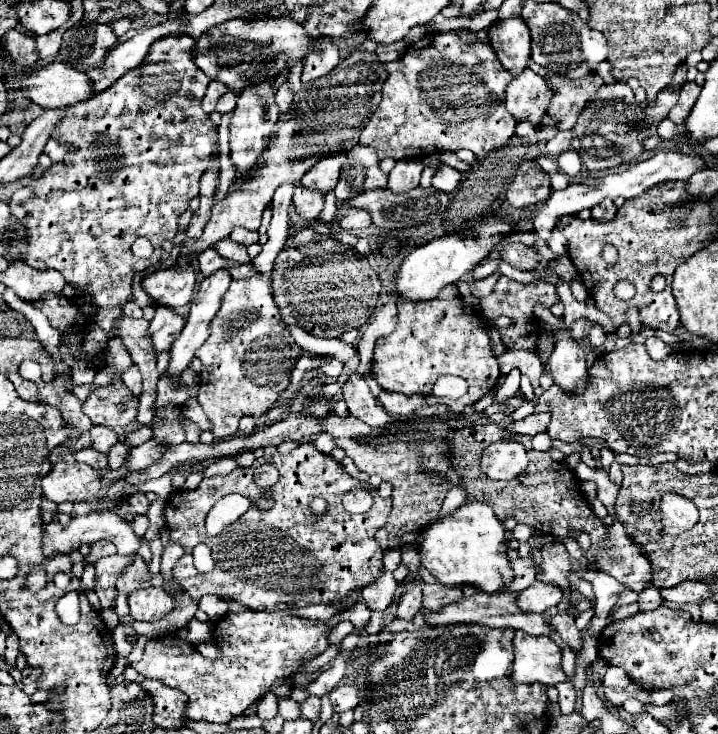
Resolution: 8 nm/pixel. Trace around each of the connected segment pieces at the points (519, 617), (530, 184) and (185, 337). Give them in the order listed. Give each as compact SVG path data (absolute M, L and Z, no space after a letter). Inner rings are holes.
M477 592L469 598L461 598L457 602L451 602L439 610L427 610L423 608L423 616L425 622L429 626L449 626L449 624L457 624L457 622L479 622L491 628L515 628L515 630L523 630L527 634L541 634L541 636L551 636L551 626L543 620L541 614L525 614L517 608L515 604L515 596L517 594L495 594L495 596L487 596L485 592Z
M523 162L507 190L507 202L515 208L527 208L547 200L551 194L549 176L535 164Z
M219 270L217 274L211 274L209 278L203 278L203 282L199 284L199 290L197 290L197 298L193 300L191 304L191 310L189 310L189 318L185 322L185 328L183 332L179 334L179 338L173 342L171 346L171 352L169 352L169 366L167 366L167 374L169 374L169 380L173 386L179 386L179 380L181 380L181 374L185 368L189 368L191 360L195 358L195 352L199 350L199 346L209 338L209 330L211 330L211 320L213 316L219 312L221 308L221 298L223 294L227 292L231 284L231 278L229 278L229 272L227 270Z

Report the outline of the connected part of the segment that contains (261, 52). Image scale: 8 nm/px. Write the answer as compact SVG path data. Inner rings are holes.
M293 14L255 20L235 18L209 28L195 42L195 62L211 80L219 80L233 90L243 90L245 86L267 82L295 64L305 62L313 50L315 38L305 32L303 22L297 22Z

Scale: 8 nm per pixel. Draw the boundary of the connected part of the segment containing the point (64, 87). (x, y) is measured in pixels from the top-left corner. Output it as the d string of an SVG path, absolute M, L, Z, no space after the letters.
M63 62L39 66L41 70L23 78L27 98L43 108L67 108L93 98L93 82L85 72L79 72Z

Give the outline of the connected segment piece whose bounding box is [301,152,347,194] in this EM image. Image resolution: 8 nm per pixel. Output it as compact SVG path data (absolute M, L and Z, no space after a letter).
M339 152L339 154L319 158L319 162L301 178L301 184L305 188L321 190L323 194L327 194L337 184L343 160L347 160L347 152Z

